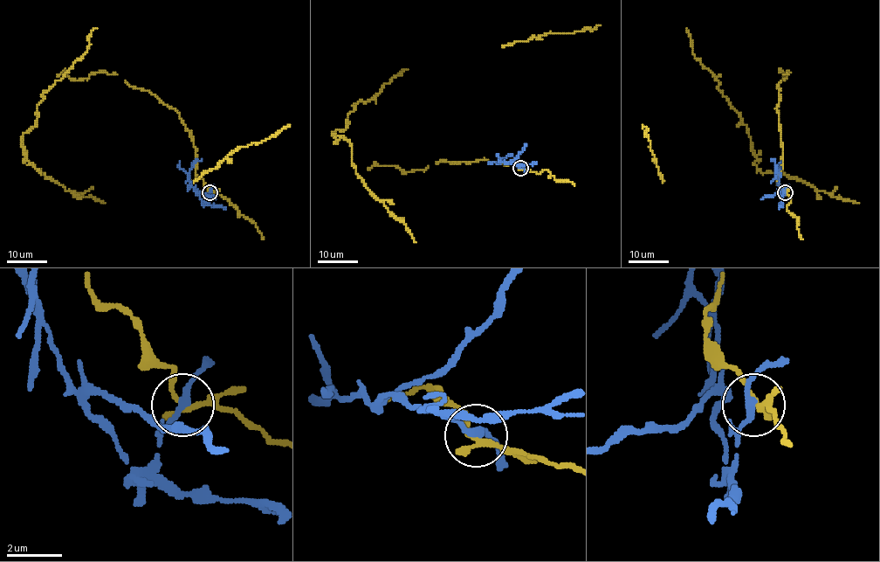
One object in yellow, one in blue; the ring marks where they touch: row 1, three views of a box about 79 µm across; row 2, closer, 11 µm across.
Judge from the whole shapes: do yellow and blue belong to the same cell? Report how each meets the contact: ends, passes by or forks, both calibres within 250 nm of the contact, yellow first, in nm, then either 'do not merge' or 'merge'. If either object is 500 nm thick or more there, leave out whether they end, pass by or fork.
yellow passes by | blue passes by | 200/220 nm | do not merge

